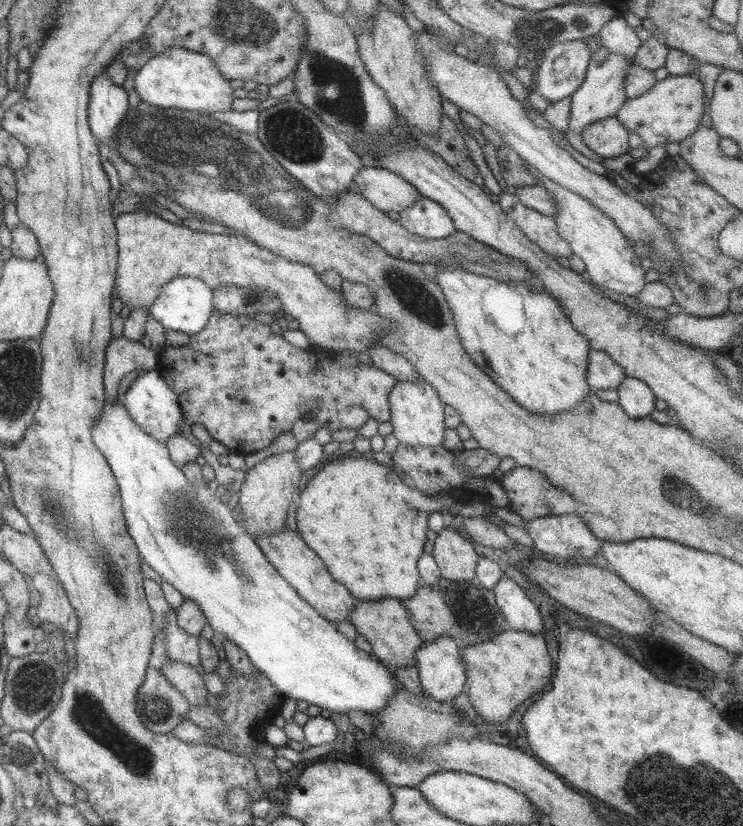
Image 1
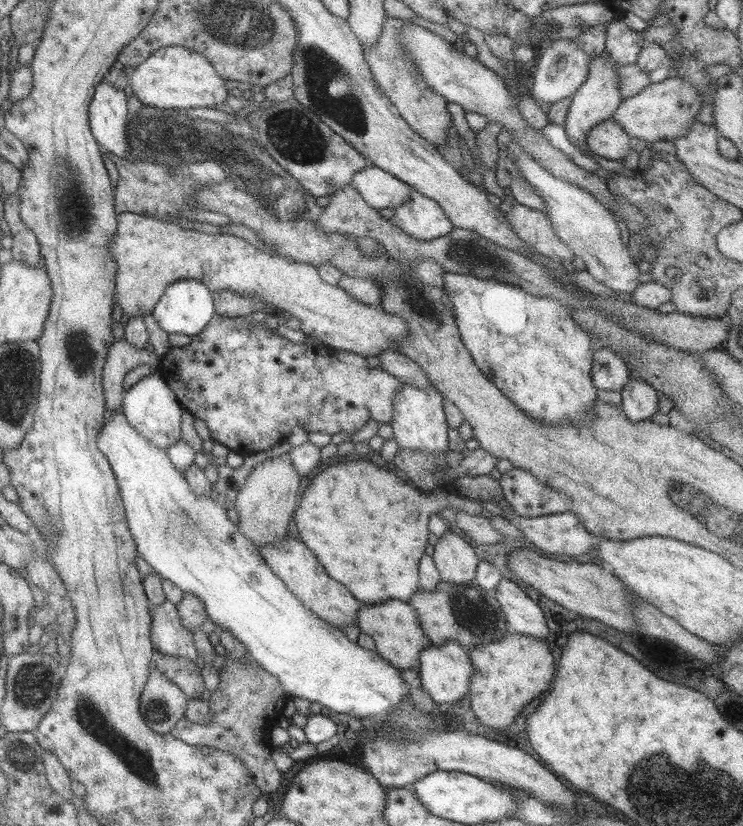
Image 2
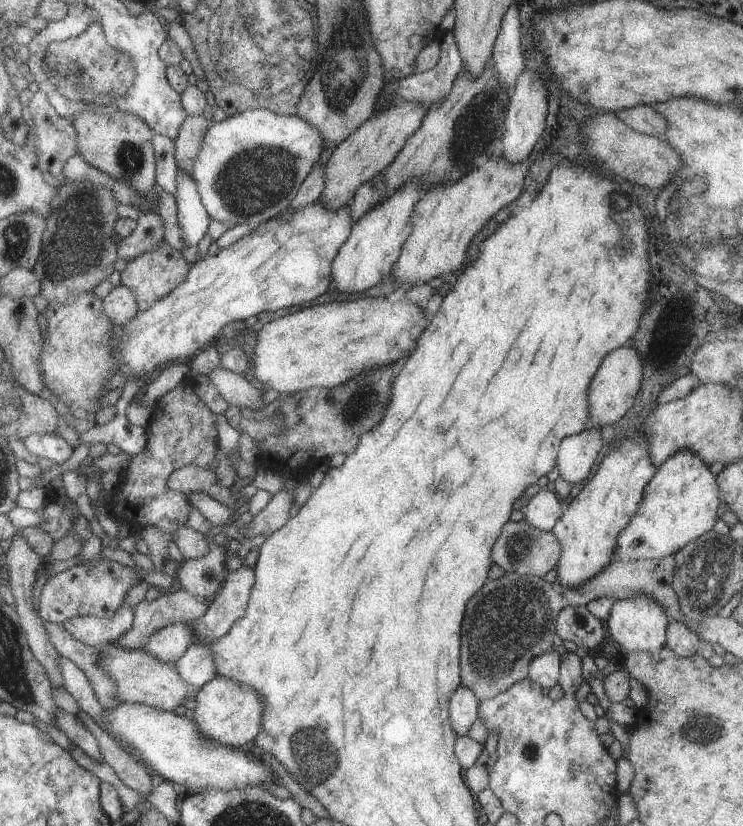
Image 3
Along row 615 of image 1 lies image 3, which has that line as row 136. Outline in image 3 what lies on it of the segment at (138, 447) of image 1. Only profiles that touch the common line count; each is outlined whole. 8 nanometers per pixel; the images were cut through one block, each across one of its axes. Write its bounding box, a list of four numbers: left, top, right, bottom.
[192,109,325,229]

